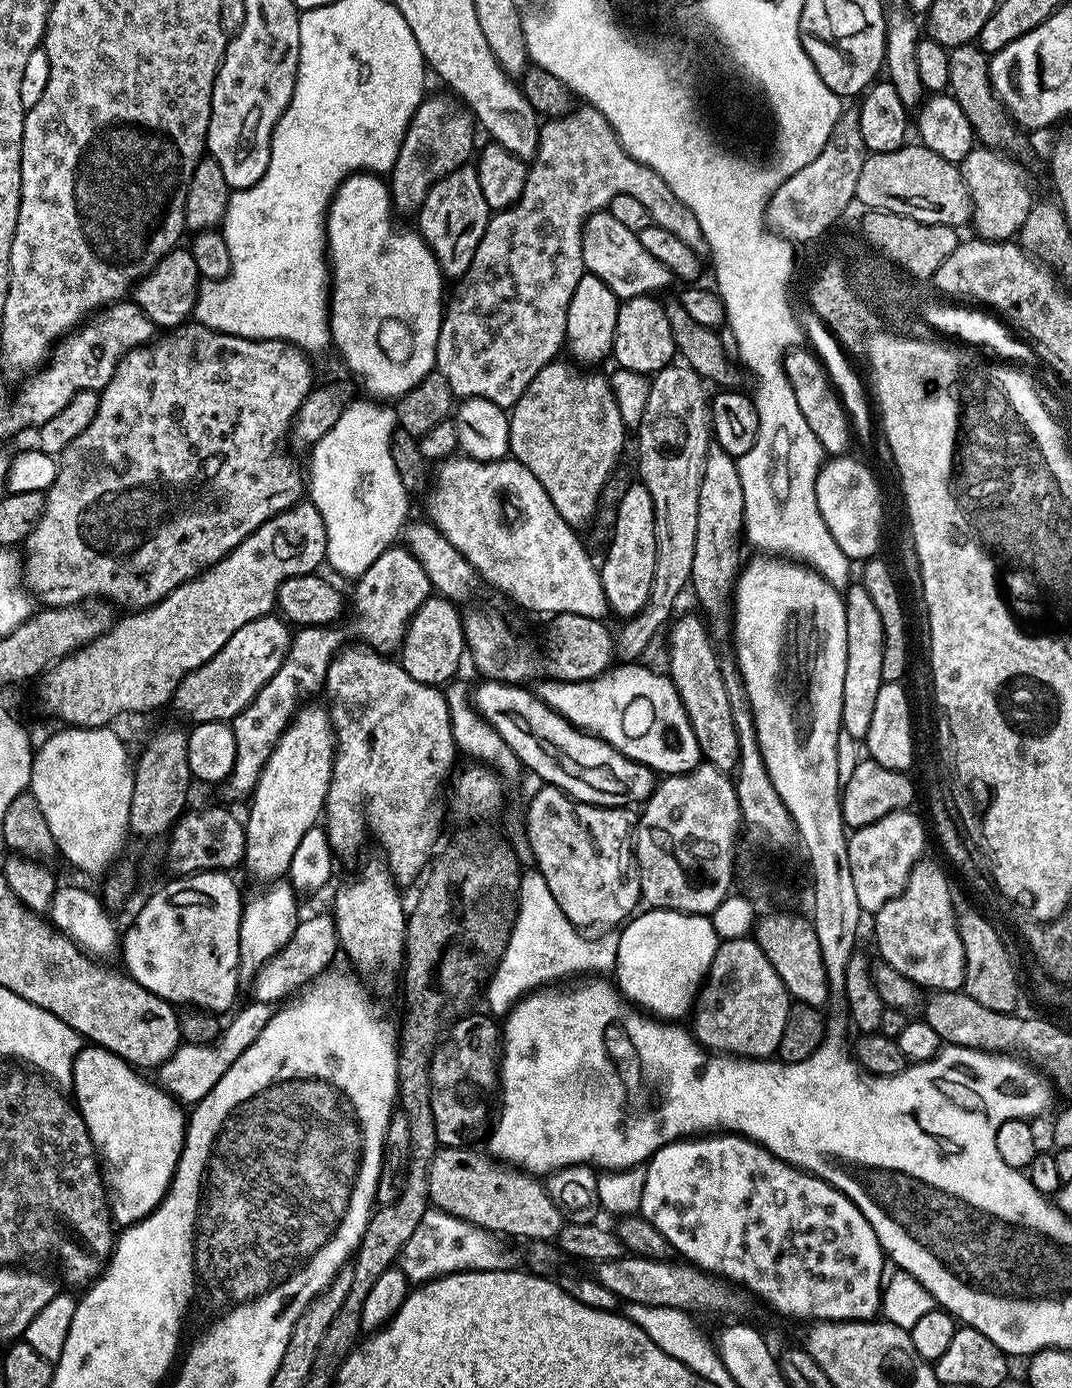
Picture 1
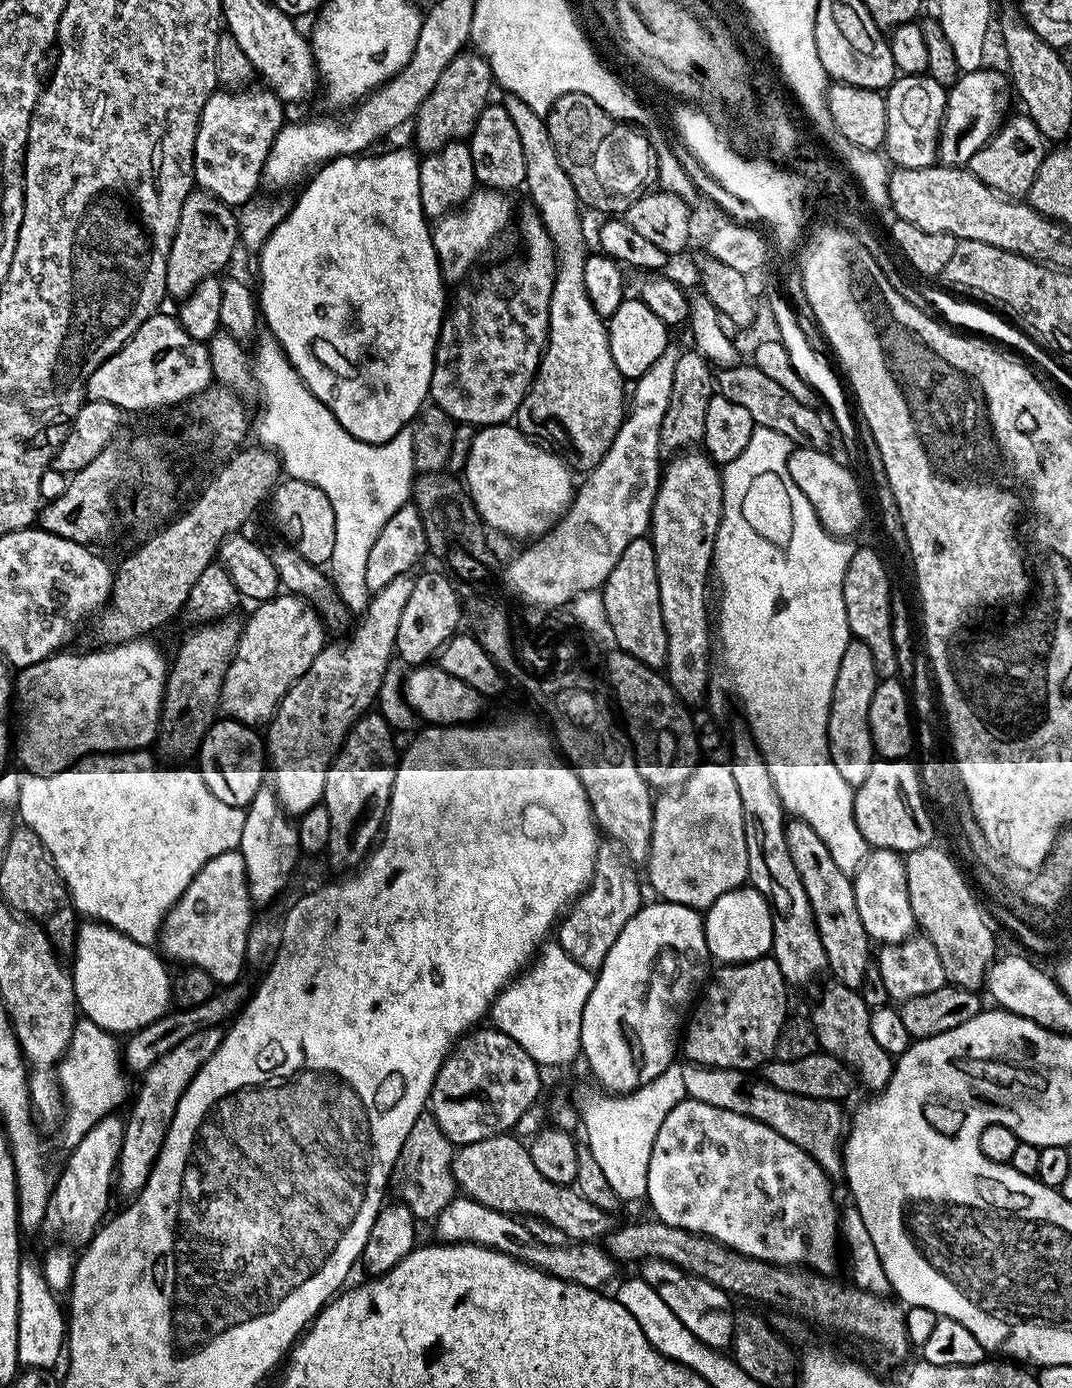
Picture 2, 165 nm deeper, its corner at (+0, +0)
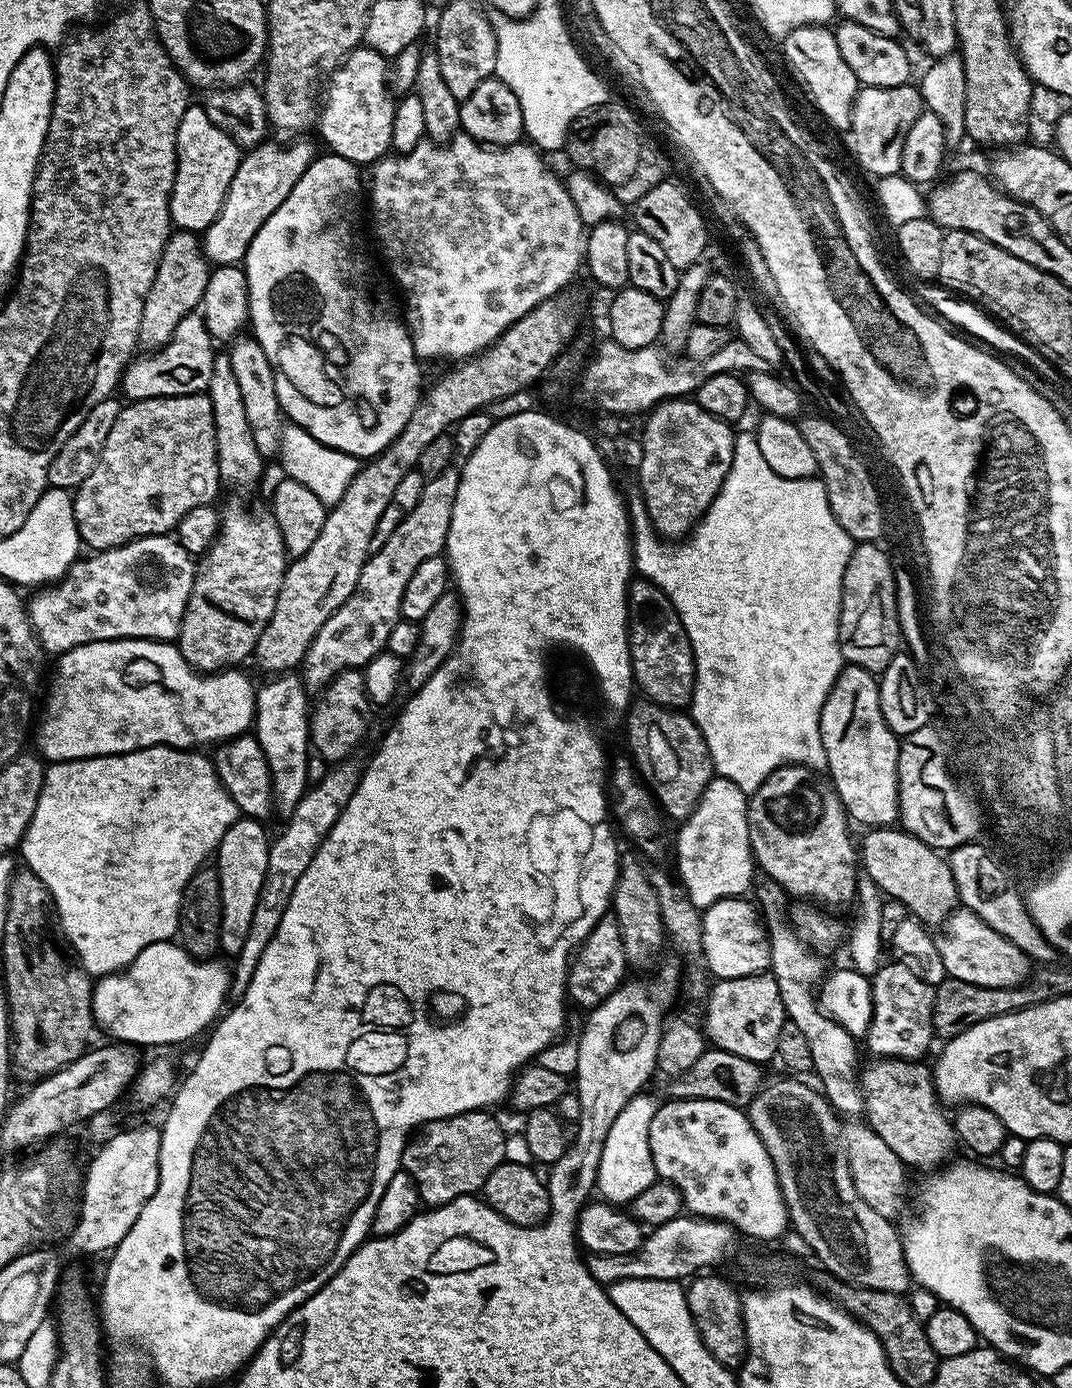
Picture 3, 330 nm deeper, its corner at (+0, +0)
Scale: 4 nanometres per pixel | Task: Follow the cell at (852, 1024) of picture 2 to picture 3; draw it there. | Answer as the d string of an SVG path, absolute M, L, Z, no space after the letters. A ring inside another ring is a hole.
M876 1058L871 1062L873 1064L865 1068L863 1065L860 1072L860 1088L864 1091L862 1116L868 1127L882 1138L882 1142L886 1142L886 1146L890 1146L890 1150L894 1150L894 1154L898 1154L909 1169L936 1170L951 1161L958 1141L953 1121L944 1117L945 1109L936 1095L933 1069L929 1065L927 1068L920 1060Z

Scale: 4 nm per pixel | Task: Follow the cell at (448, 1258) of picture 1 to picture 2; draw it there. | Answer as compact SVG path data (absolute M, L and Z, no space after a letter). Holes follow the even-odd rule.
M463 1194L449 1202L446 1210L438 1214L434 1221L437 1241L445 1244L477 1244L483 1248L493 1248L515 1260L536 1268L548 1276L566 1282L574 1282L578 1286L607 1289L612 1279L615 1281L618 1262L599 1243L569 1242L564 1246L546 1246L539 1238L534 1238L527 1229L523 1219L509 1216L507 1212L490 1210L490 1206L482 1206Z

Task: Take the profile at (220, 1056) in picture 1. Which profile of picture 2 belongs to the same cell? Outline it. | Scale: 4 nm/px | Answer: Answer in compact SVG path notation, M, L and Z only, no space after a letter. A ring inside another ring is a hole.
M213 1024L207 1025L170 1049L166 1055L160 1057L143 1073L142 1079L144 1080L132 1110L127 1115L124 1136L121 1140L116 1172L116 1186L119 1191L121 1189L132 1196L147 1184L152 1165L155 1164L161 1152L161 1146L164 1145L165 1136L173 1122L177 1102L188 1089L198 1070L217 1052L223 1040L223 1033L221 1027Z

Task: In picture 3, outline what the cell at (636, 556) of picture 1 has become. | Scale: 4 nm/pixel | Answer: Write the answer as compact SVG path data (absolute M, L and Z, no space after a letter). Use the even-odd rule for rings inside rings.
M636 578L628 585L628 645L632 678L647 699L663 708L684 710L691 705L696 663L690 638L666 594L654 582Z

